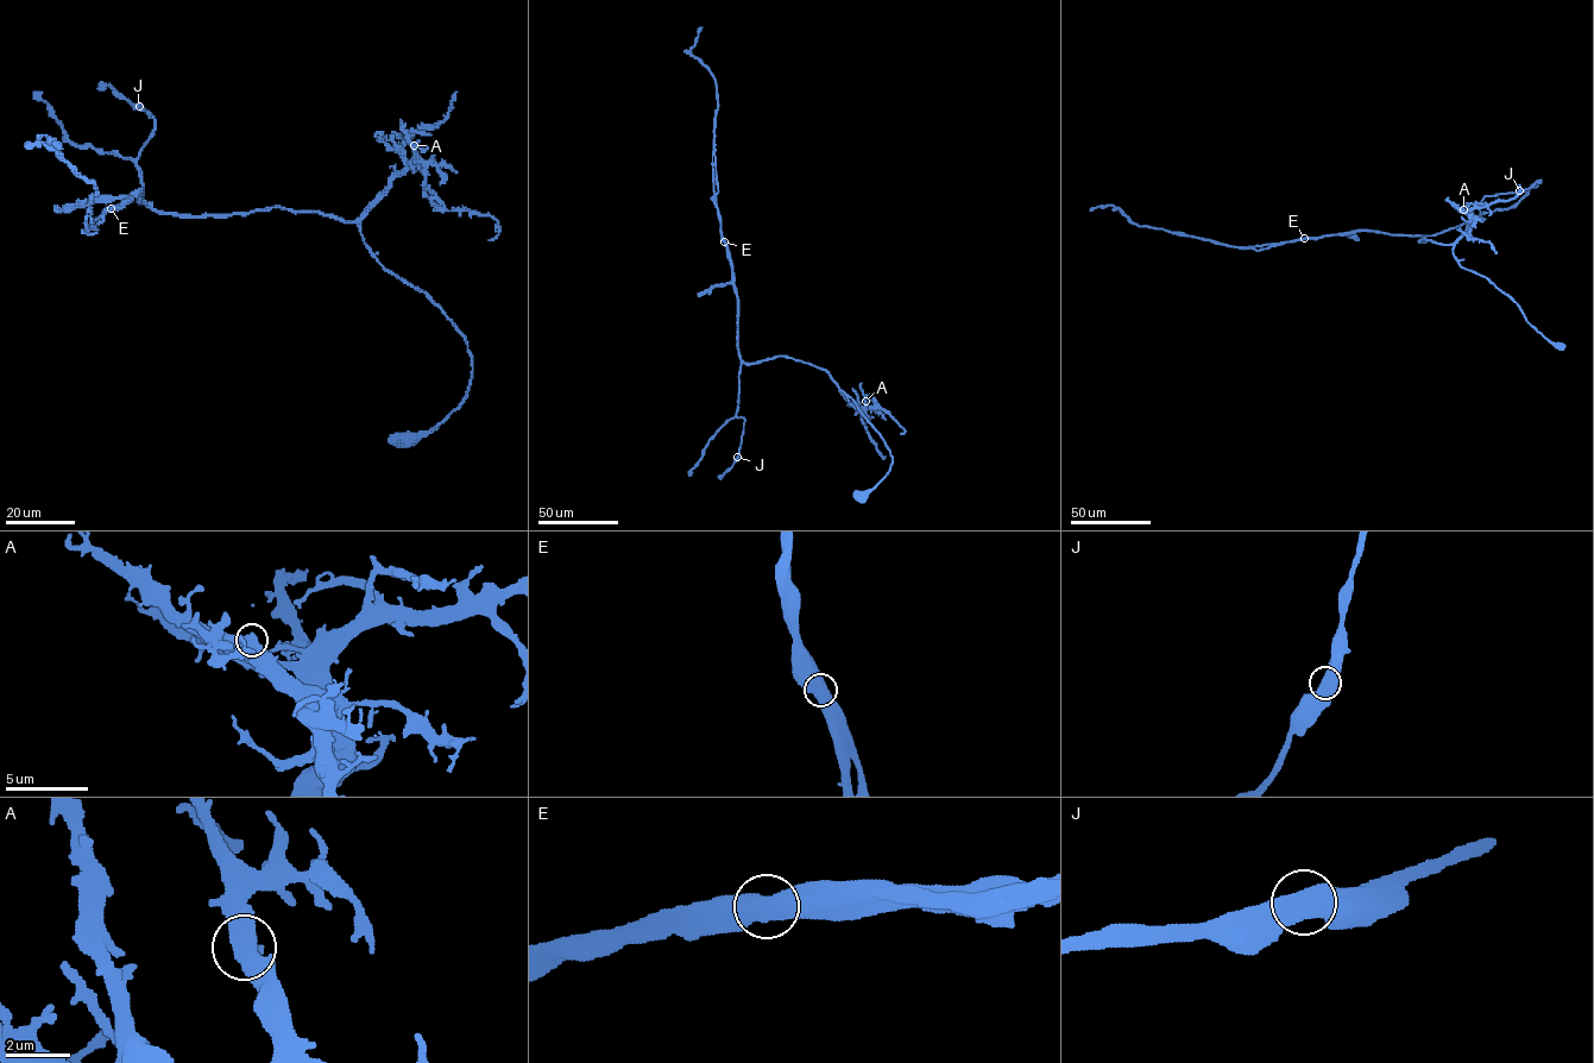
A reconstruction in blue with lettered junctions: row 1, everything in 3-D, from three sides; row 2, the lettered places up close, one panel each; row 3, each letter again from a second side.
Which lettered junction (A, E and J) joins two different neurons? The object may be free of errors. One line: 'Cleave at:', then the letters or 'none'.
Cleave at: E

